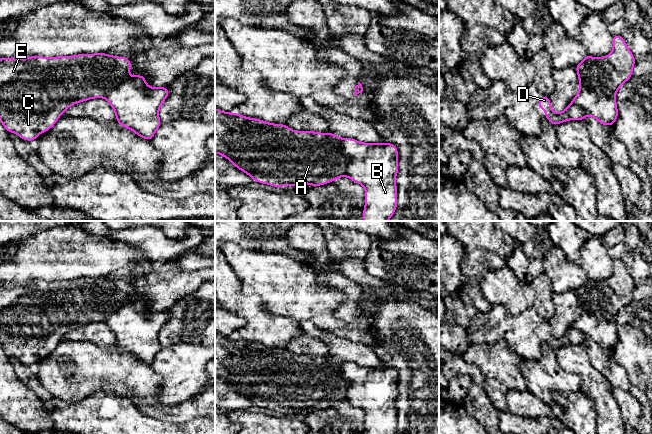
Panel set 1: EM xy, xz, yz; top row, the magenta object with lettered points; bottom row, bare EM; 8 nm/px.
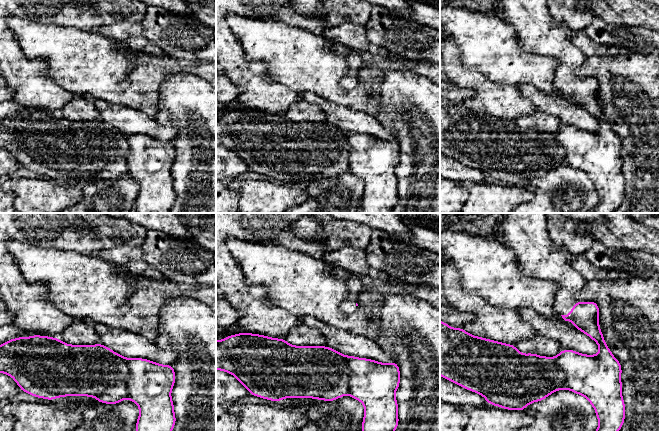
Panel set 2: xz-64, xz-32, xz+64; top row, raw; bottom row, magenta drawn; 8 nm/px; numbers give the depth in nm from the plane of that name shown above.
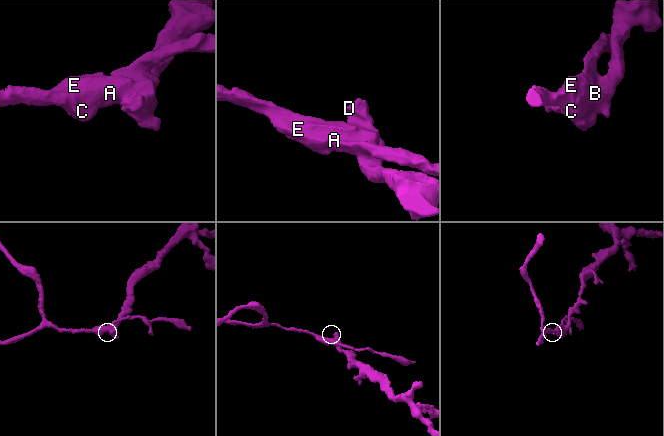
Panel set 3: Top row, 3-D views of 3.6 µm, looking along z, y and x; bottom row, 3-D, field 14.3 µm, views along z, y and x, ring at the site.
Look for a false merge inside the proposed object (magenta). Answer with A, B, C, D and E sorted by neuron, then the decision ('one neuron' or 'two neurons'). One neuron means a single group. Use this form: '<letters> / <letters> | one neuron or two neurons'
A C E / B D | two neurons

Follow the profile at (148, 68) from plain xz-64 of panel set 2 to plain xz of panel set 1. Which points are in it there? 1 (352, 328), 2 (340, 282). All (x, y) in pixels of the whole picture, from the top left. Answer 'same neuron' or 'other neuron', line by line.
1: same neuron
2: other neuron

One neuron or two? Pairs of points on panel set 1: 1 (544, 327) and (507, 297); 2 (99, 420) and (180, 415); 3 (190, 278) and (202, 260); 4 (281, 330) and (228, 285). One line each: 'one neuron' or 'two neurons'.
1: two neurons
2: two neurons
3: two neurons
4: one neuron

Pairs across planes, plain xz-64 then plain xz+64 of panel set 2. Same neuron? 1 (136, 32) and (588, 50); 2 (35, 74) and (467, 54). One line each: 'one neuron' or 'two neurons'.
1: one neuron
2: two neurons

